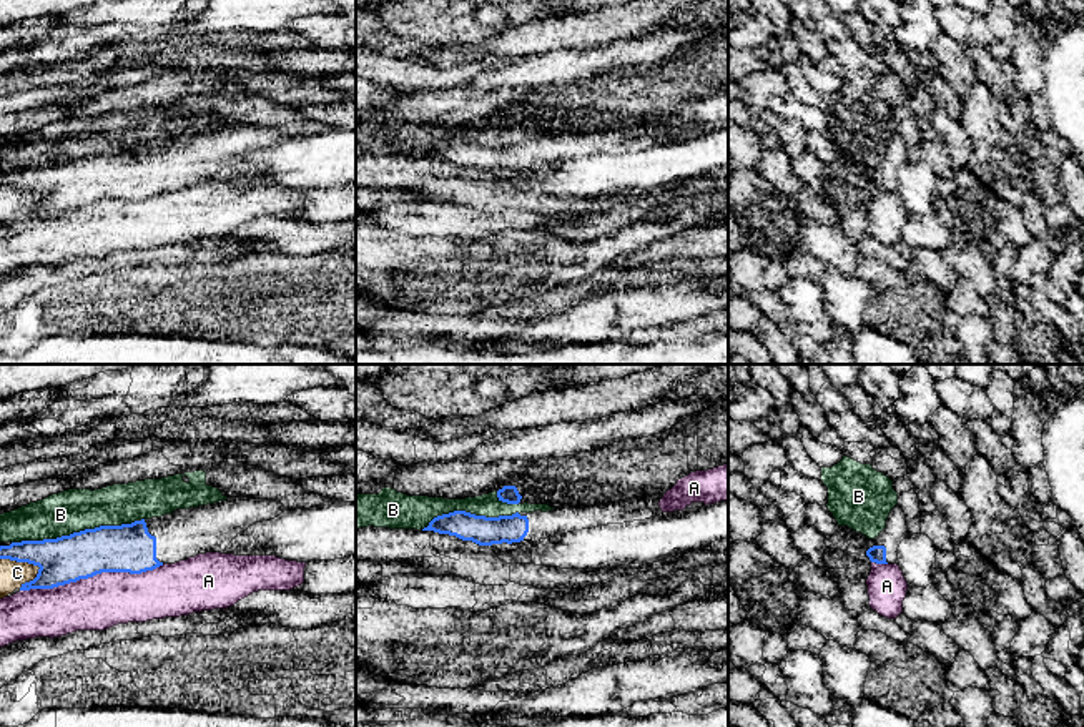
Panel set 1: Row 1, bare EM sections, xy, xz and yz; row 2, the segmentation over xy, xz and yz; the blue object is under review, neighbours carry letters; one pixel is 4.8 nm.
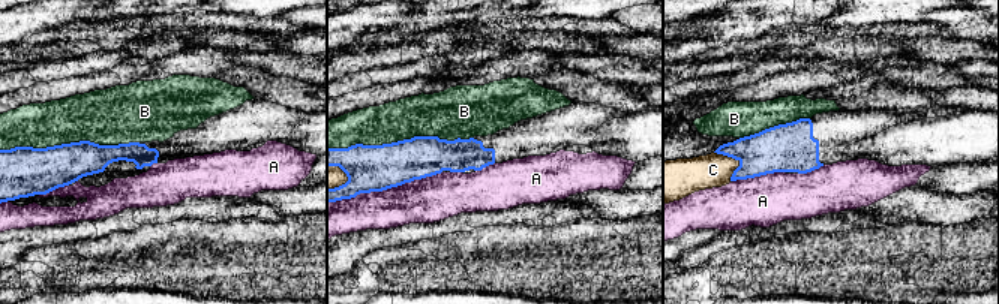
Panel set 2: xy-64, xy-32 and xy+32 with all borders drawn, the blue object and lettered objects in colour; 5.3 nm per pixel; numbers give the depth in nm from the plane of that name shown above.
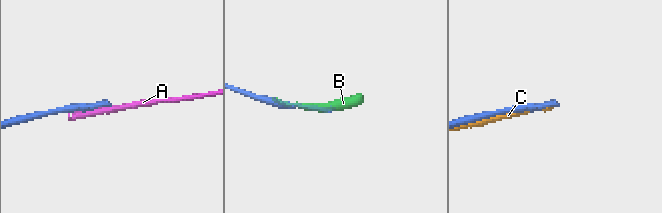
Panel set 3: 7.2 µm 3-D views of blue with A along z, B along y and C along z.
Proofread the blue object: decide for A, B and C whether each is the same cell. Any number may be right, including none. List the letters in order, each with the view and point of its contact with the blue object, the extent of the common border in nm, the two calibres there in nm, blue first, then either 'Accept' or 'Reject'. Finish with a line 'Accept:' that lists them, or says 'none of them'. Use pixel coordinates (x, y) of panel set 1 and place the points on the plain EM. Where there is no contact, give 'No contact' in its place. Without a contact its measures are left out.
A: Touches blue at xy (92, 203). Shared border 700 nm. Thickness 240 nm (blue) against 260 nm. Reject
B: Touches blue at xy (77, 160). Shared border 650 nm. Thickness 220 nm (blue) against 200 nm. Reject
C: Touches blue at xy (20, 188). Shared border 200 nm. Thickness 220 nm (blue) against 130 nm. Reject
Accept: none of them

